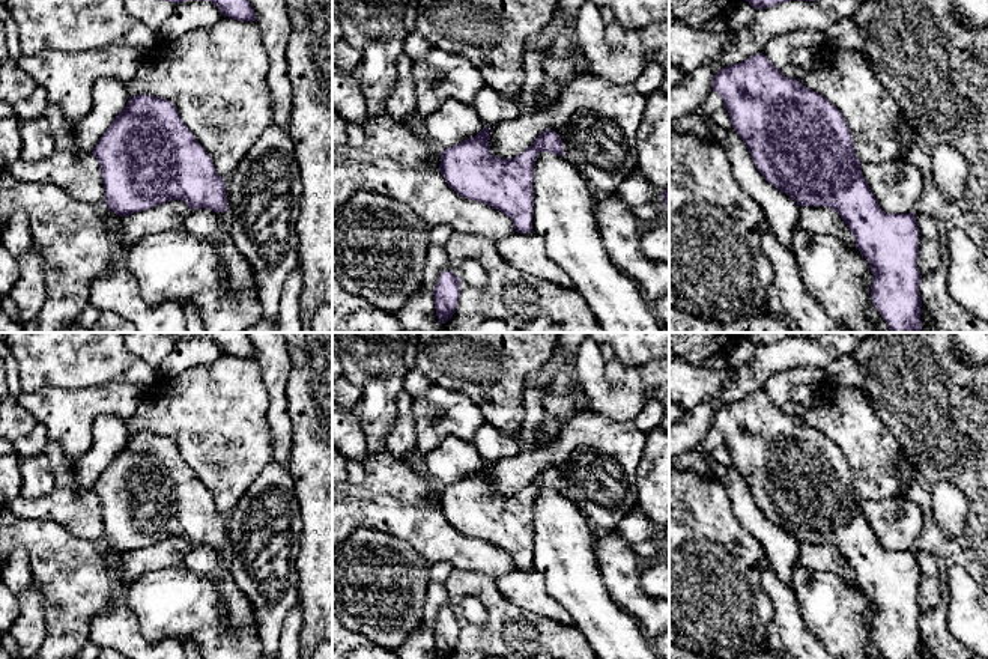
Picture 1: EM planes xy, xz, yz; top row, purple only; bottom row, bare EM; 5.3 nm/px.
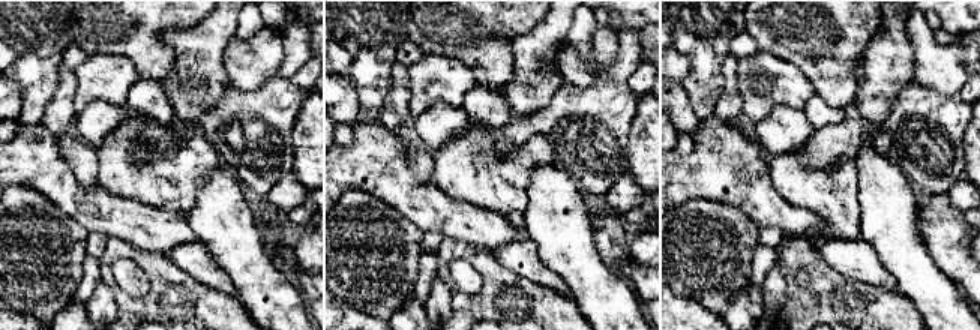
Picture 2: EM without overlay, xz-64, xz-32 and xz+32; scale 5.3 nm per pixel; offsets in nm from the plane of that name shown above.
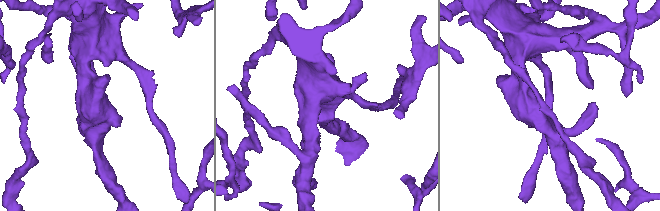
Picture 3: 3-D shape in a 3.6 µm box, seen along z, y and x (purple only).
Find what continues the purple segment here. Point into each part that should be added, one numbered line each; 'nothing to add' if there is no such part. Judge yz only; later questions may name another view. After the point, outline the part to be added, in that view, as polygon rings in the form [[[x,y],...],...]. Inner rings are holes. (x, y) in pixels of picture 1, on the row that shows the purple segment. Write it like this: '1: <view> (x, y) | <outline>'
nothing to add

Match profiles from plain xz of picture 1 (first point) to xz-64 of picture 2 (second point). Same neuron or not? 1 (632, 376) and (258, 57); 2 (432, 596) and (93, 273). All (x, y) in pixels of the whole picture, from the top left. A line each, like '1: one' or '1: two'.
1: two
2: one

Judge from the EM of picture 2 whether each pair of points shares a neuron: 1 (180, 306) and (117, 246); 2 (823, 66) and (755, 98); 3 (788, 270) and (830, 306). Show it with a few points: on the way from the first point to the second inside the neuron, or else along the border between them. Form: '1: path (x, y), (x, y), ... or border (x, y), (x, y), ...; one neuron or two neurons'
1: path (170, 288), (135, 254); one neuron
2: border (775, 56), (790, 60), (815, 92); two neurons
3: path (791, 282), (811, 302), (818, 302); one neuron

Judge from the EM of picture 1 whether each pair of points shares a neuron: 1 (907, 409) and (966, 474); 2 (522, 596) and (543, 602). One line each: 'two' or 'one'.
1: one
2: one

